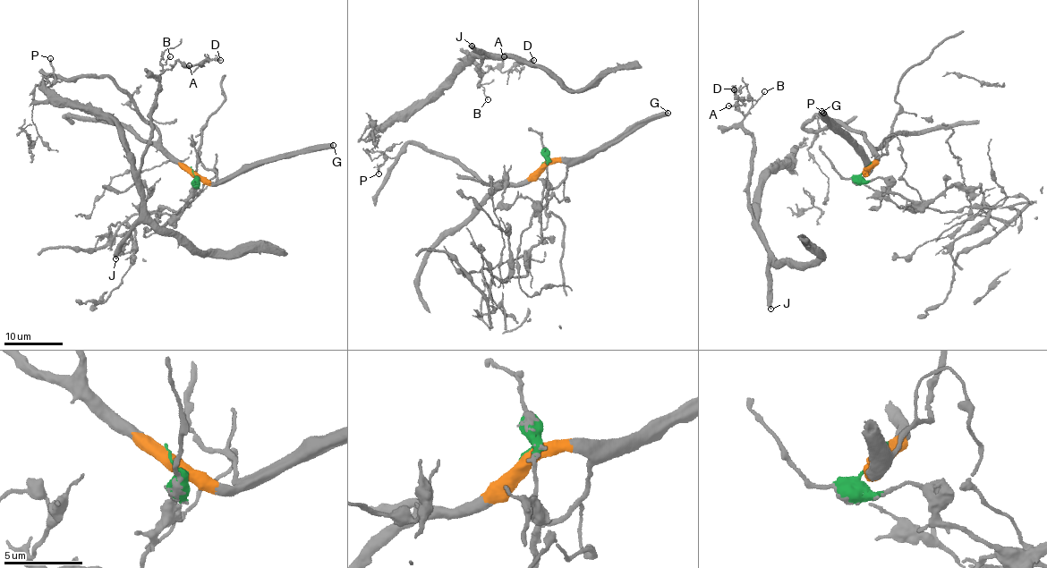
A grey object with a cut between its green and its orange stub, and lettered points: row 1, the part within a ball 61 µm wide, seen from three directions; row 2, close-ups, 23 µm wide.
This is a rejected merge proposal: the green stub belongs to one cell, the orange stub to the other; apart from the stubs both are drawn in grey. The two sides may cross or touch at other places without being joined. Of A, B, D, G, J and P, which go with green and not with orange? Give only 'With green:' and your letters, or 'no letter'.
With green: no letter

